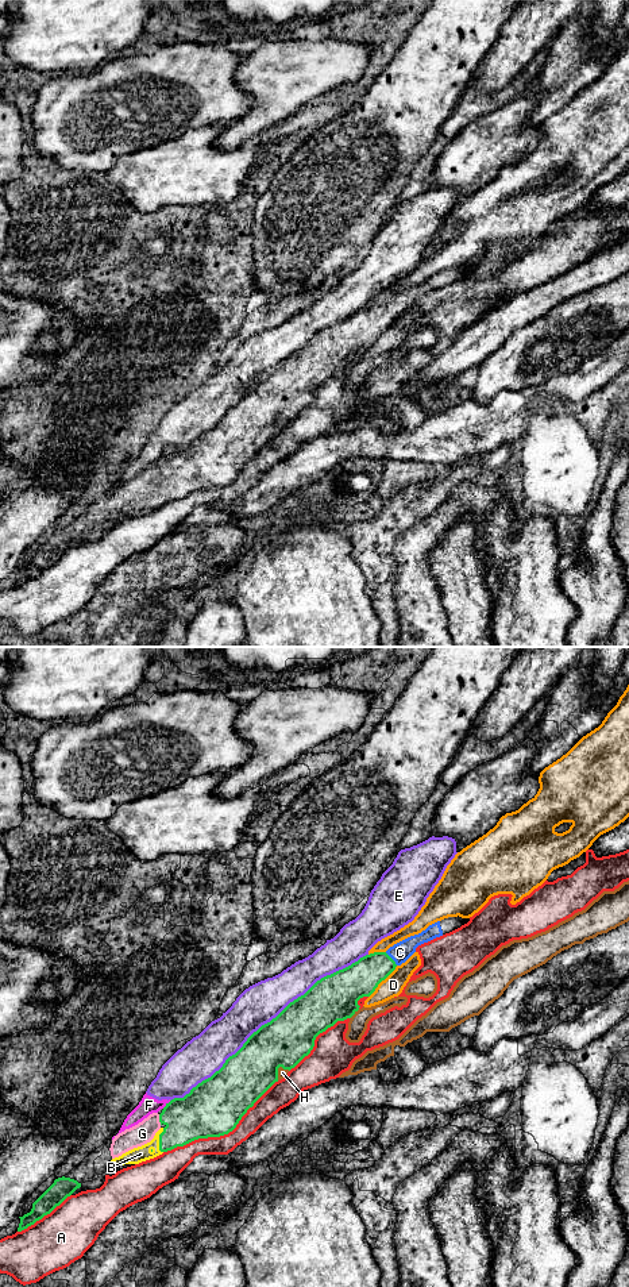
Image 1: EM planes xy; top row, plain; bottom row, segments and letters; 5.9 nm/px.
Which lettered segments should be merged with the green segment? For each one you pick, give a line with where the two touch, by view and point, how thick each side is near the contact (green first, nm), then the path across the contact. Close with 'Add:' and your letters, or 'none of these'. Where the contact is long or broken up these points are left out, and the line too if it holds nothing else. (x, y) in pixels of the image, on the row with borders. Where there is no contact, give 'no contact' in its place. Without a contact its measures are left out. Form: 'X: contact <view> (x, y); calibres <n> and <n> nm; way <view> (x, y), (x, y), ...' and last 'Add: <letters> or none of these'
B: contact xy (159, 1140); calibres 260 and 90 nm
C: contact xy (392, 959); calibres 200 and 120 nm
G: contact xy (159, 1120); calibres 280 and 130 nm
Add: B, C, G

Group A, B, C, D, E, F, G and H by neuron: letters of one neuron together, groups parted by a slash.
A / B C G / D / E F / H

